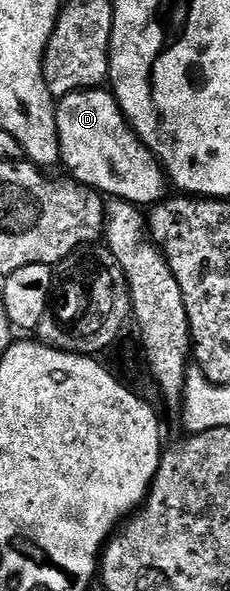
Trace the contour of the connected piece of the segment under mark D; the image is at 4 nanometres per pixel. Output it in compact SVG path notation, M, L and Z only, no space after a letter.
M108 89L75 91L63 96L56 104L56 132L60 138L60 163L69 171L71 178L84 187L100 192L101 196L125 199L137 205L156 205L165 198L166 176L160 160L139 139L122 113L116 96Z

